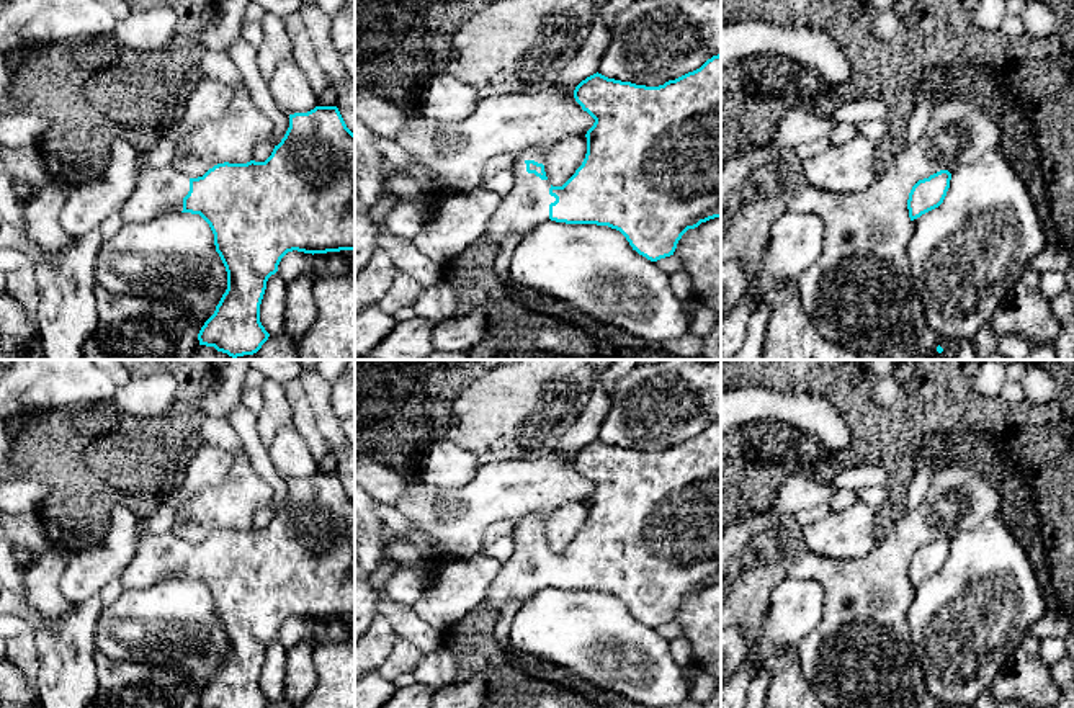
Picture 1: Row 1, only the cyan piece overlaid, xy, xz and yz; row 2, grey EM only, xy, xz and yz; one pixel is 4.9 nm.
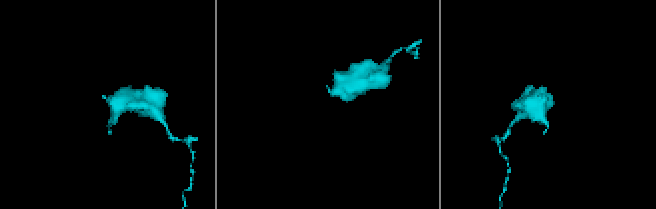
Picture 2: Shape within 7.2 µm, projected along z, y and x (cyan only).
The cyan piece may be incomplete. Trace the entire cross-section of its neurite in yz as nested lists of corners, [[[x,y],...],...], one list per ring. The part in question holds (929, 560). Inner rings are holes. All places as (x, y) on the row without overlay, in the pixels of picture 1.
[[[940,536],[929,544],[919,546],[907,566],[907,576],[911,587],[920,584],[922,580],[938,574],[950,554],[951,540],[948,536]]]

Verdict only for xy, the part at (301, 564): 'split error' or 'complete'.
split error

